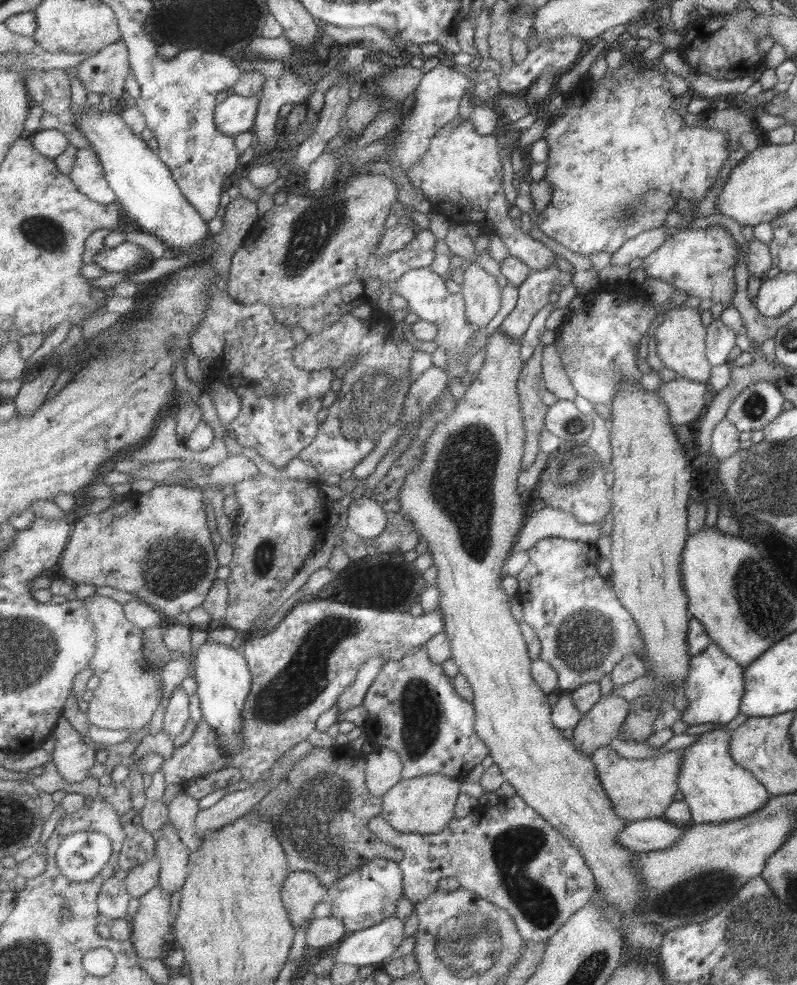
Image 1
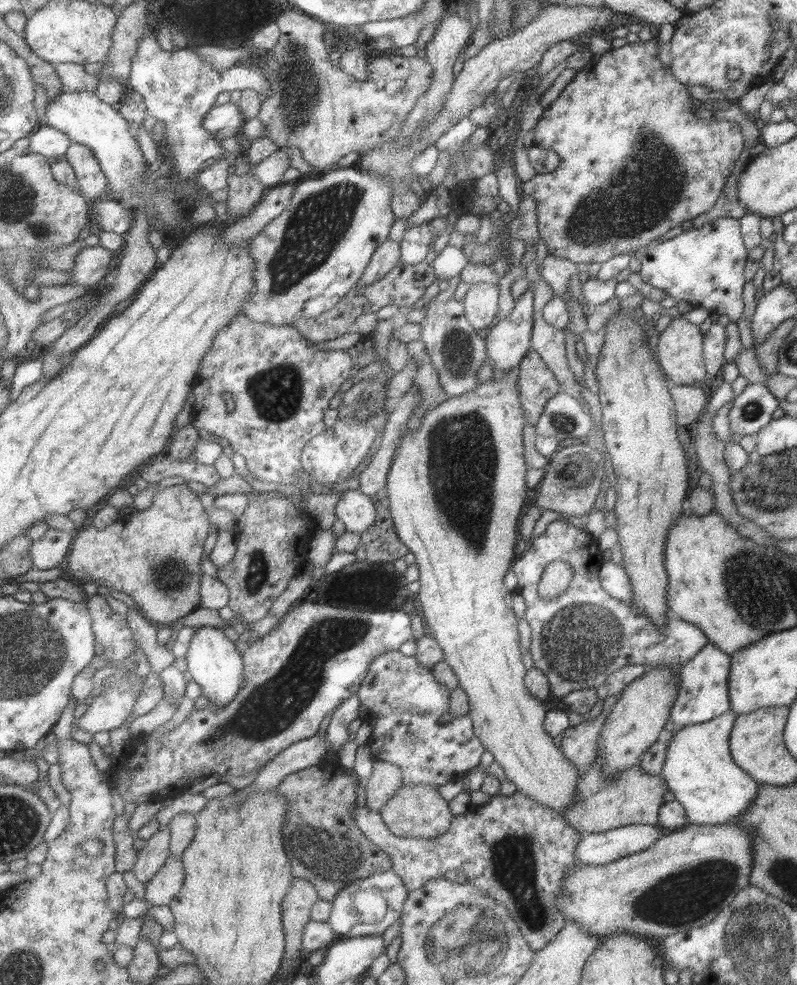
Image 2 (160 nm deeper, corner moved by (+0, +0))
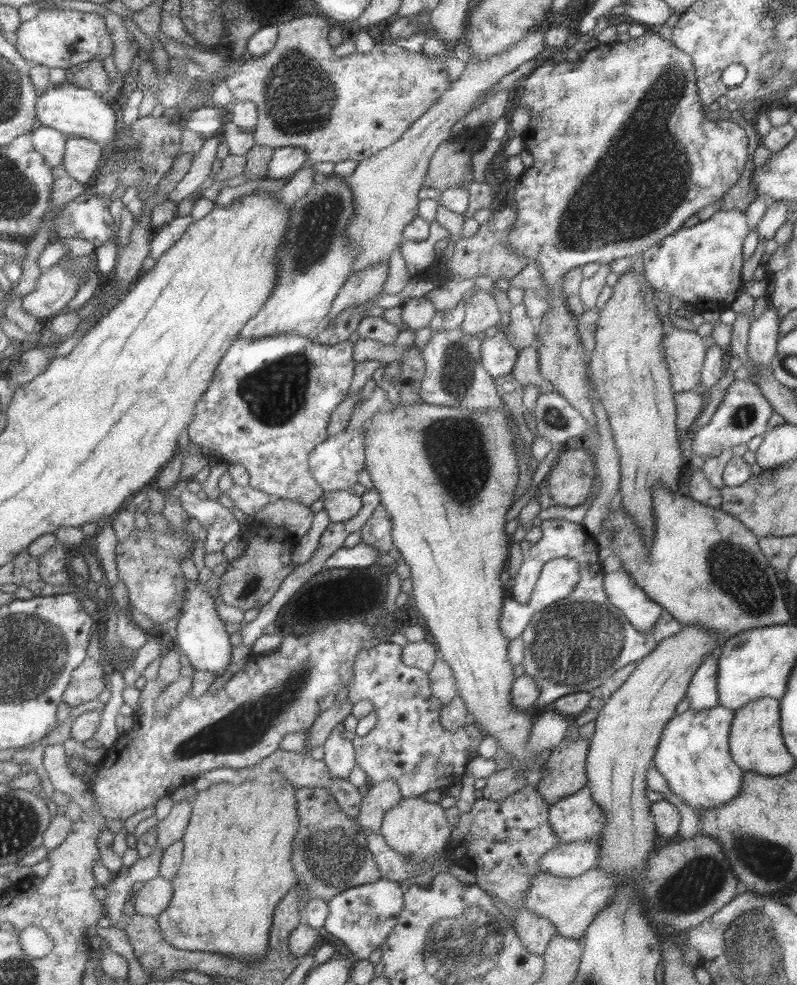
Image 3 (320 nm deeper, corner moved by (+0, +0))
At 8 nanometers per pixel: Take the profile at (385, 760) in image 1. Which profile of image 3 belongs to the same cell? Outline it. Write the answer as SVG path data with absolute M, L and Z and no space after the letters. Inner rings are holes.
M384 780L379 784L370 785L369 790L360 800L359 812L354 818L361 832L380 832L384 814L391 810L402 796L399 787L392 780Z

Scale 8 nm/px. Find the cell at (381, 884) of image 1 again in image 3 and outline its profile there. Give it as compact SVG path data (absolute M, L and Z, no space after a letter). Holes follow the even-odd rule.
M385 878L342 890L327 901L328 915L324 922L324 937L333 936L341 940L355 960L367 959L395 926L402 909L404 890L397 882Z

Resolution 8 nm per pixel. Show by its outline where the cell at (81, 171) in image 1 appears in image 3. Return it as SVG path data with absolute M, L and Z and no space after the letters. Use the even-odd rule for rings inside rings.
M69 135L64 159L69 175L86 186L92 186L105 164L103 148L89 138Z

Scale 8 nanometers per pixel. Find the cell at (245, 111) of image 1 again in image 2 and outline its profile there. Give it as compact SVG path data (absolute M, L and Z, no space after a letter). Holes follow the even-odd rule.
M225 104L221 107L214 107L207 118L205 118L205 124L203 127L215 135L215 139L220 141L221 139L236 137L238 138L242 132L243 126L245 126L247 119L241 111L239 104Z

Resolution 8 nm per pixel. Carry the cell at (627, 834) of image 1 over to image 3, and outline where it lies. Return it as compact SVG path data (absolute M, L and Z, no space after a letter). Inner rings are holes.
M575 841L559 844L547 850L539 858L539 870L559 878L575 878L586 870L595 867L599 860L596 841Z

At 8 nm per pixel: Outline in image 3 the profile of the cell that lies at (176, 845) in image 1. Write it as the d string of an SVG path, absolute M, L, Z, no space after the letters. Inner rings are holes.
M159 875L157 878L144 883L136 895L135 914L159 917L171 904L174 895L172 882L173 880L167 880Z

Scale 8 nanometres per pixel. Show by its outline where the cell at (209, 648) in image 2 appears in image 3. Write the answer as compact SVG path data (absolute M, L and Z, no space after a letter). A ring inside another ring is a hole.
M195 582L189 583L187 596L185 596L185 608L178 620L176 628L177 636L175 644L182 650L182 653L189 659L192 667L196 670L217 671L223 673L227 666L235 662L231 659L233 644L225 621L219 616L217 610L217 599L211 596L207 585Z

